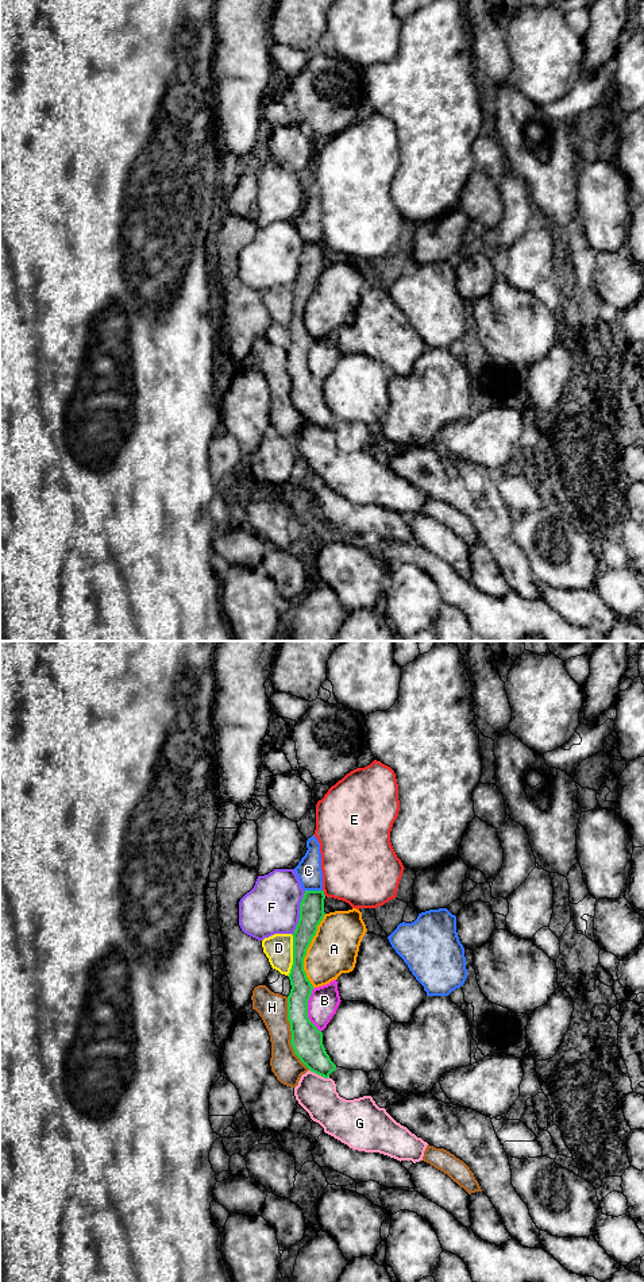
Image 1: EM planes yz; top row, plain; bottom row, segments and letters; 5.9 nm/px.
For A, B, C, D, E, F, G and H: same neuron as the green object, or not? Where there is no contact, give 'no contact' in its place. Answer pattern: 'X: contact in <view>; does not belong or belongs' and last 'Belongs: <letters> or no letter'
A: contact in yz; does not belong
B: contact in yz; does not belong
C: contact in yz; does not belong
D: contact in yz; does not belong
E: contact in yz; does not belong
F: contact in yz; does not belong
G: contact in yz; does not belong
H: contact in yz; does not belong
Belongs: no letter

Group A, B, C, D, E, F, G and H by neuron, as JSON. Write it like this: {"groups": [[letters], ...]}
{"groups": [["A", "B"], ["C"], ["D", "F"], ["E"], ["G"], ["H"]]}

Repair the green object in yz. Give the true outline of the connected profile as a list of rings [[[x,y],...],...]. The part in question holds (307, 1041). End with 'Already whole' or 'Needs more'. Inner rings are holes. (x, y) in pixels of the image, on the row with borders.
[[[305,891],[300,903],[300,919],[293,935],[293,965],[289,973],[290,993],[288,996],[288,1020],[290,1023],[290,1044],[300,1061],[313,1073],[328,1078],[336,1070],[323,1044],[323,1032],[308,1018],[308,1000],[313,985],[304,970],[306,950],[323,920],[324,891]]]. Already whole

